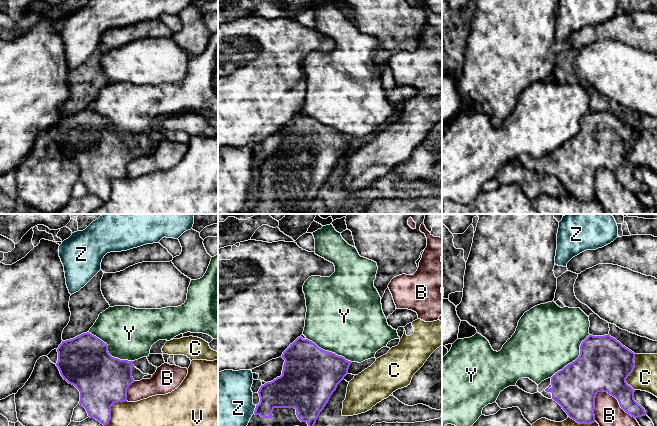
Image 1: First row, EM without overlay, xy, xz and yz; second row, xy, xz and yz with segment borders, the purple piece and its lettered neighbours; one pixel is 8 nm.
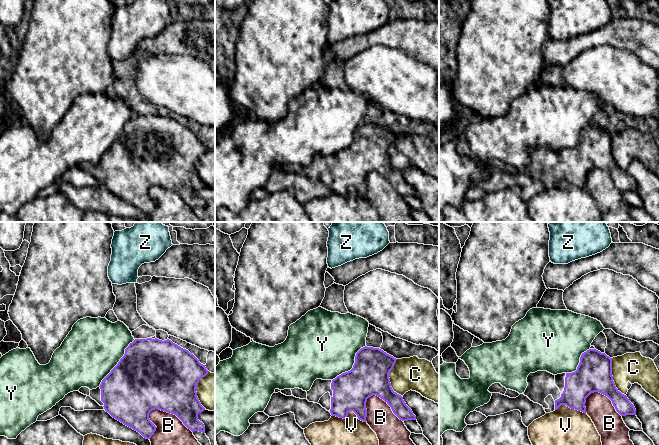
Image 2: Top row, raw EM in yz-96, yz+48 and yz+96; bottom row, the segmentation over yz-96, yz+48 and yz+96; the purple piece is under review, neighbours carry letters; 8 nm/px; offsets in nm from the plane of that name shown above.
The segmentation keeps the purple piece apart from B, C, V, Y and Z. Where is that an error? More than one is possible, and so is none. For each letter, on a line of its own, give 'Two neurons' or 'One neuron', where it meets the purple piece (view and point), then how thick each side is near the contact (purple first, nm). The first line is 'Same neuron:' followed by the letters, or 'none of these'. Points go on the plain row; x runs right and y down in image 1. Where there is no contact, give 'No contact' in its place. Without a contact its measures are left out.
Same neuron: none of these
B: Two neurons. Touches purple at yz (617, 175). Thickness 340 nm (purple) against 280 nm
C: Two neurons. Touches purple at yz (632, 147). Thickness 420 nm (purple) against 200 nm
V: Two neurons. Touches purple at xy (110, 185). Thickness 420 nm (purple) against 420 nm
Y: Two neurons. Touches purple at xy (108, 128). Thickness 420 nm (purple) against 400 nm
Z: Two neurons. Touches purple at xz (255, 185). Thickness 240 nm (purple) against 460 nm

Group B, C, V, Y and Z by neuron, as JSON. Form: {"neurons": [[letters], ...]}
{"neurons": [["B"], ["C"], ["V"], ["Y"], ["Z"]]}

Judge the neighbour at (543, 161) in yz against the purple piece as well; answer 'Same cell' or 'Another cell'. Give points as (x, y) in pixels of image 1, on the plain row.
Same cell

